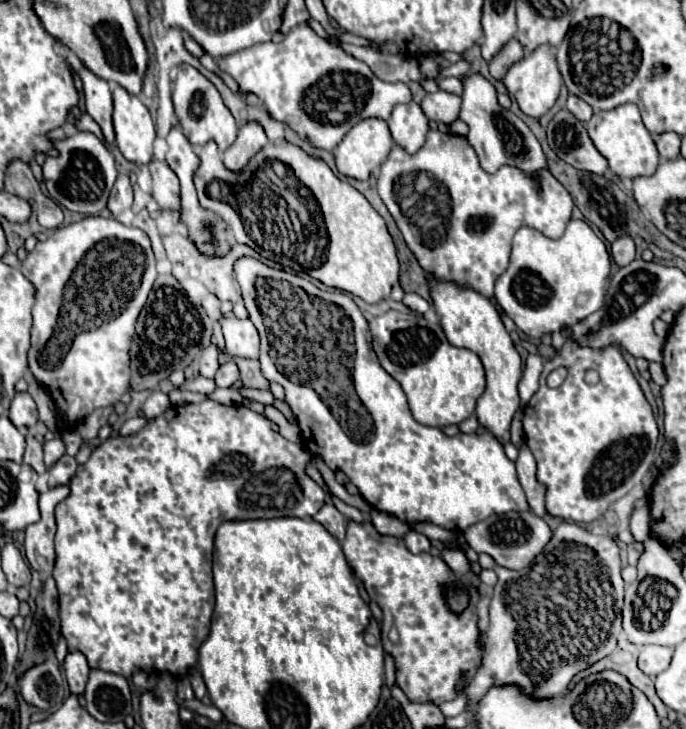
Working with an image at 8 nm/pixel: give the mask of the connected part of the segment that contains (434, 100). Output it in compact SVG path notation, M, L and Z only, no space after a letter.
M440 89L436 93L426 95L422 99L420 107L422 107L422 111L424 111L424 115L428 119L450 125L460 115L460 97L452 95L452 93L446 93L446 91Z

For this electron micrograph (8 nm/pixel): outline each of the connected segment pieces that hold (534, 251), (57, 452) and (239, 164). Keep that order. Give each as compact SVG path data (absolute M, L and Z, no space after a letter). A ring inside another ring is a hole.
M570 219L560 239L550 239L532 227L520 227L512 239L512 255L508 269L496 281L496 301L516 323L516 327L530 339L540 339L546 333L556 333L564 327L572 327L590 313L598 311L604 303L610 277L610 255L604 241L592 231L586 221Z
M60 437L44 443L44 461L48 467L52 463L56 463L56 459L60 459L60 455L64 455L64 453L66 453L66 449L64 449L64 443Z
M246 123L240 127L238 131L238 139L236 143L224 151L222 161L224 165L234 171L234 173L242 173L242 169L248 165L248 161L268 143L264 129L258 123Z

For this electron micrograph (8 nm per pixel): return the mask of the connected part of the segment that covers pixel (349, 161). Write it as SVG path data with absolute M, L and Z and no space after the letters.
M364 119L364 123L352 127L352 131L348 131L348 135L336 147L336 167L340 175L368 181L372 169L380 167L386 161L392 145L394 141L390 137L386 121Z

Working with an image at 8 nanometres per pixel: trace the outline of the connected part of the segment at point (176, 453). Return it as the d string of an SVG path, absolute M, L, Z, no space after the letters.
M212 399L202 403L190 403L180 407L170 407L166 413L148 421L148 425L136 435L116 435L100 443L100 447L90 455L90 459L78 467L70 481L70 495L56 507L56 565L54 579L60 593L60 619L62 635L66 639L68 651L80 651L92 669L102 669L108 673L132 679L138 671L148 673L168 673L178 679L198 665L198 649L210 633L210 621L214 613L214 581L212 581L212 543L216 529L226 521L246 521L246 519L276 519L276 517L300 517L308 519L316 515L326 499L326 491L312 481L304 467L310 461L310 453L302 443L292 443L280 433L272 431L272 423L242 407L242 405L222 405Z

